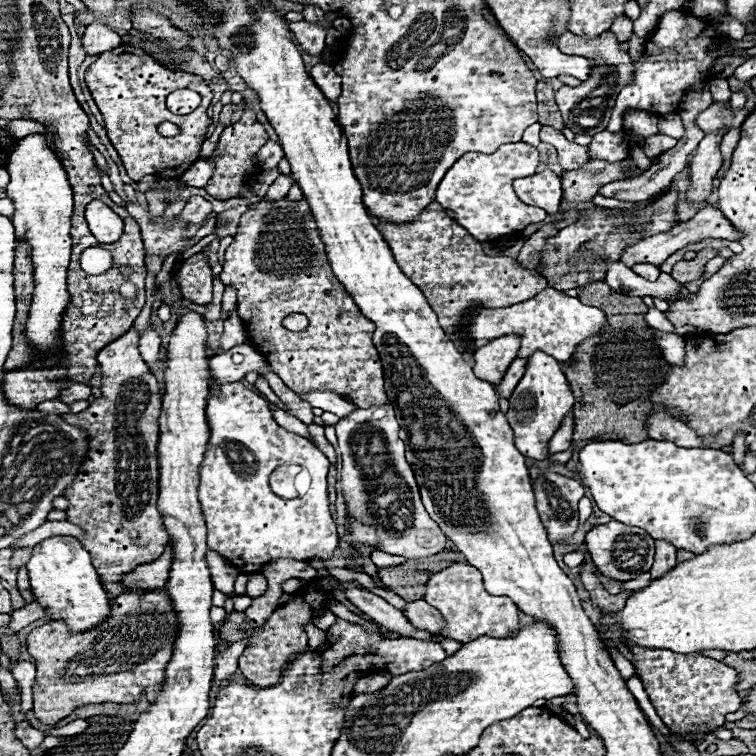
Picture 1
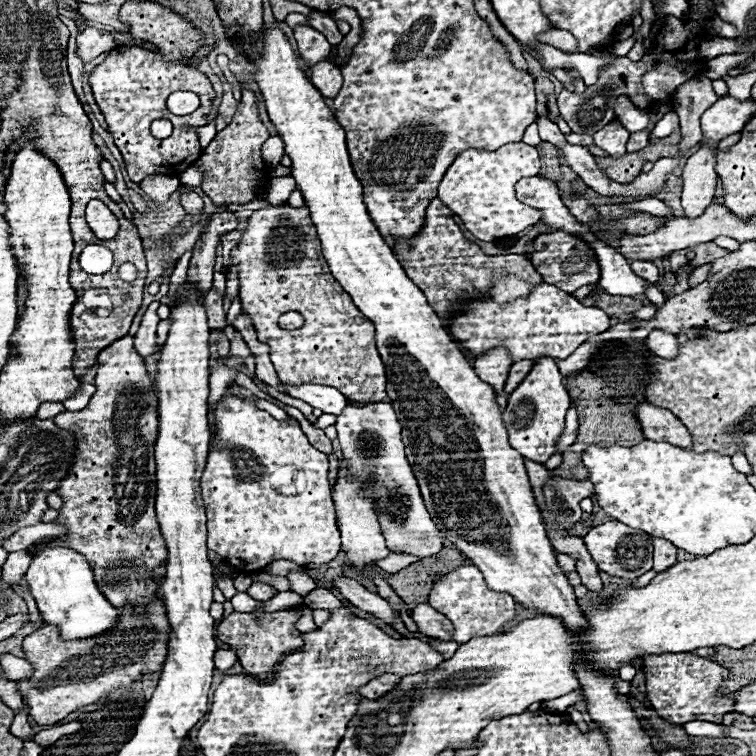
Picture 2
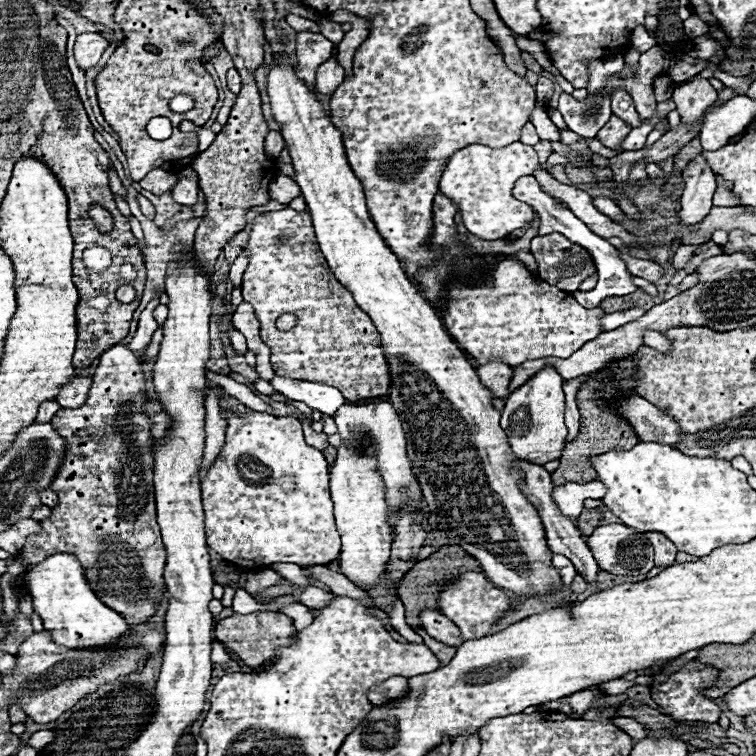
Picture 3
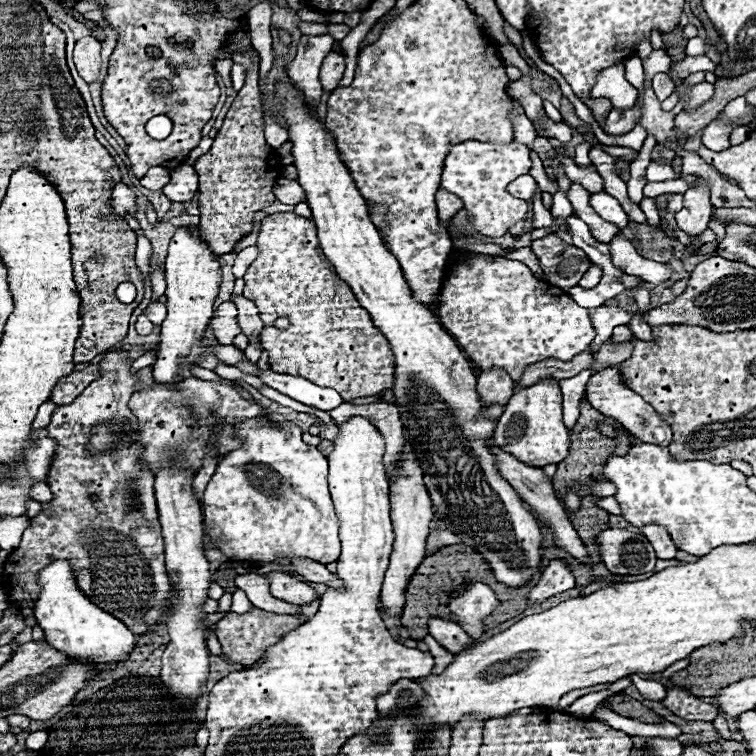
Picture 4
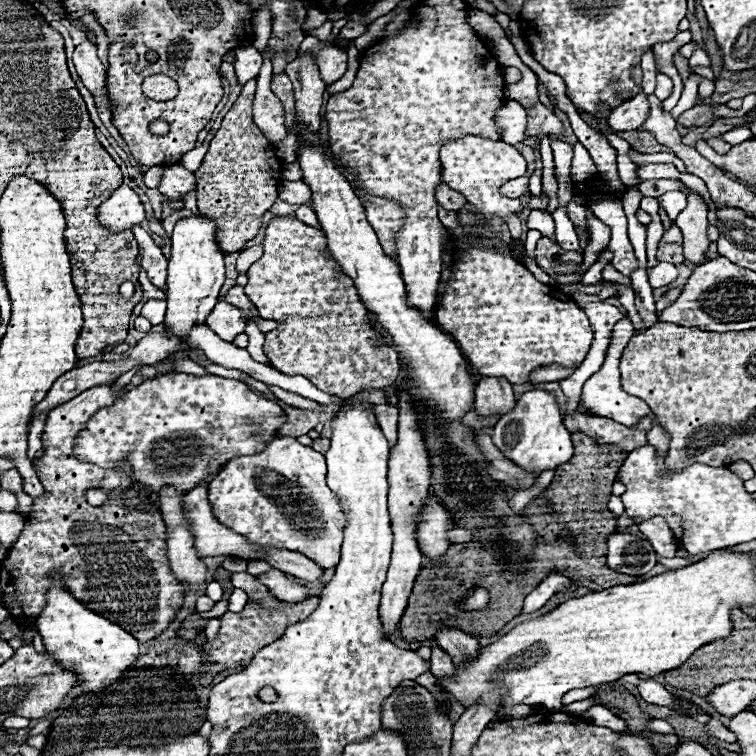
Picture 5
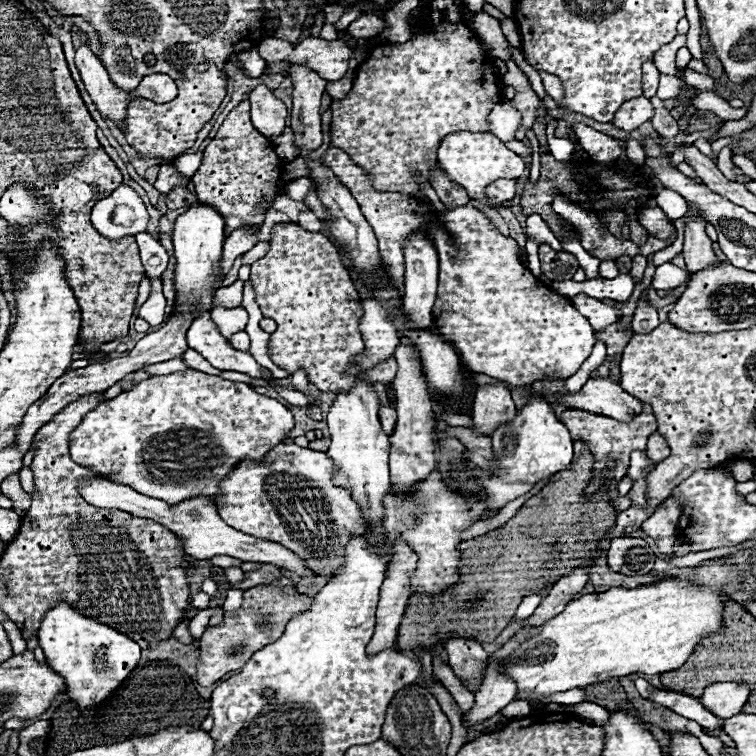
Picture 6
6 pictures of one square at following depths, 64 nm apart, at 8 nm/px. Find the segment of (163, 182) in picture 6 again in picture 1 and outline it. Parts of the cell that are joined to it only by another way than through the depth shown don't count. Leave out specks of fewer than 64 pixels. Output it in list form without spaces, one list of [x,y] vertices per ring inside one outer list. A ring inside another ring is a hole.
[[[190,196],[186,200],[186,206],[182,210],[180,216],[180,224],[202,224],[206,220],[206,216],[212,212],[212,204],[208,200],[204,200],[202,196]]]

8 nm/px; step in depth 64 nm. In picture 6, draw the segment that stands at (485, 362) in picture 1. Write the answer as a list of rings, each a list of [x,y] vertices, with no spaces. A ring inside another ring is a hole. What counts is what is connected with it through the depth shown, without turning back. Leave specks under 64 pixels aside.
[[[504,384],[476,390],[472,408],[472,430],[490,436],[498,424],[506,424],[516,414],[512,396]]]

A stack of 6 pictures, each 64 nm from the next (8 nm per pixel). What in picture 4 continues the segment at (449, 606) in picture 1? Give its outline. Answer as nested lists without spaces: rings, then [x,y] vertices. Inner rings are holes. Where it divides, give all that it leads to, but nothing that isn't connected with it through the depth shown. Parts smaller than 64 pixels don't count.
[[[472,582],[462,594],[454,596],[448,602],[448,606],[452,614],[458,618],[458,624],[468,632],[468,636],[478,640],[484,634],[482,620],[494,608],[498,608],[498,600],[496,594],[486,584]]]

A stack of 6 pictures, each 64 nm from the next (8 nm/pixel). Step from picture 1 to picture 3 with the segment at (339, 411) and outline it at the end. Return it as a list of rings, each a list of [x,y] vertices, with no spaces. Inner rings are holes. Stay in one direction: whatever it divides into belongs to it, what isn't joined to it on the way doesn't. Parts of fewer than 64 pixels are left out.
[[[274,376],[270,380],[270,384],[274,386],[276,392],[284,394],[286,398],[304,402],[312,410],[318,410],[318,412],[324,412],[324,414],[330,414],[330,416],[346,402],[344,396],[336,388],[316,384],[316,382],[290,380],[290,378],[284,378],[284,376]]]

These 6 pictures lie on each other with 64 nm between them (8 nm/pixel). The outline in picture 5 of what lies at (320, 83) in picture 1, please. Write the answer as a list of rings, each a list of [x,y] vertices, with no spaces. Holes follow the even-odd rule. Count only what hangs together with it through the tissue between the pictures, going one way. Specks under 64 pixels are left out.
[[[320,42],[320,58],[318,58],[318,66],[320,66],[320,76],[326,84],[332,84],[336,80],[340,80],[346,72],[346,50],[340,48],[338,44],[324,44]]]

